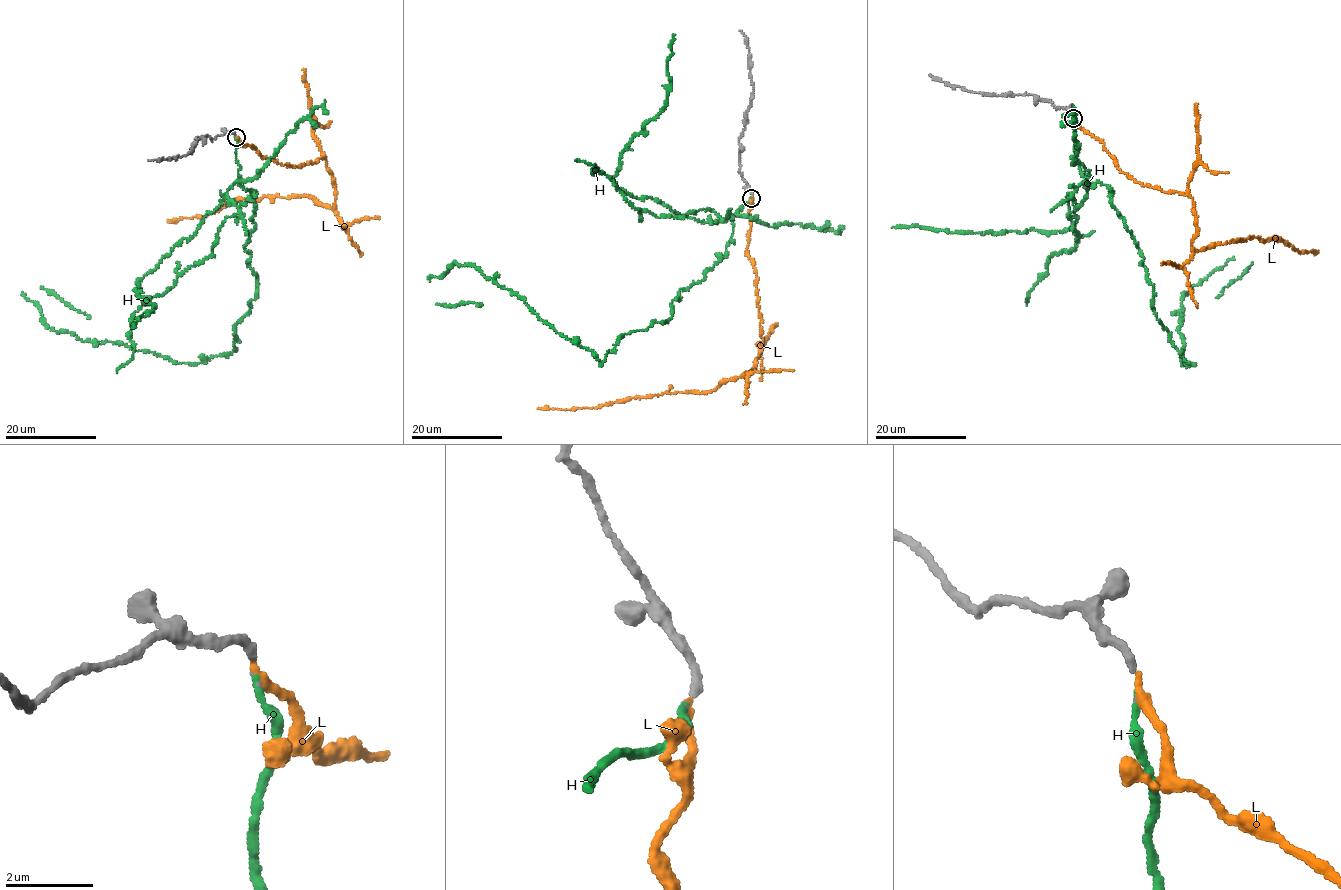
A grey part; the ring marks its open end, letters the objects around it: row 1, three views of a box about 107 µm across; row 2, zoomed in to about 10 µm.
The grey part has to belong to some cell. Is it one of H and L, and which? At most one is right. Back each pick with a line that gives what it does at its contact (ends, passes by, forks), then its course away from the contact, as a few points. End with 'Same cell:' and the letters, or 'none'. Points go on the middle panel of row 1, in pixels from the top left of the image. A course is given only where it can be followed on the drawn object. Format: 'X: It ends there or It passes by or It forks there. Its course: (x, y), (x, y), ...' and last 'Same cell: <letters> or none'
L: It ends there. Its course: (752, 197), (746, 248), (761, 329), (752, 371), (708, 392), (538, 408)
Same cell: L

